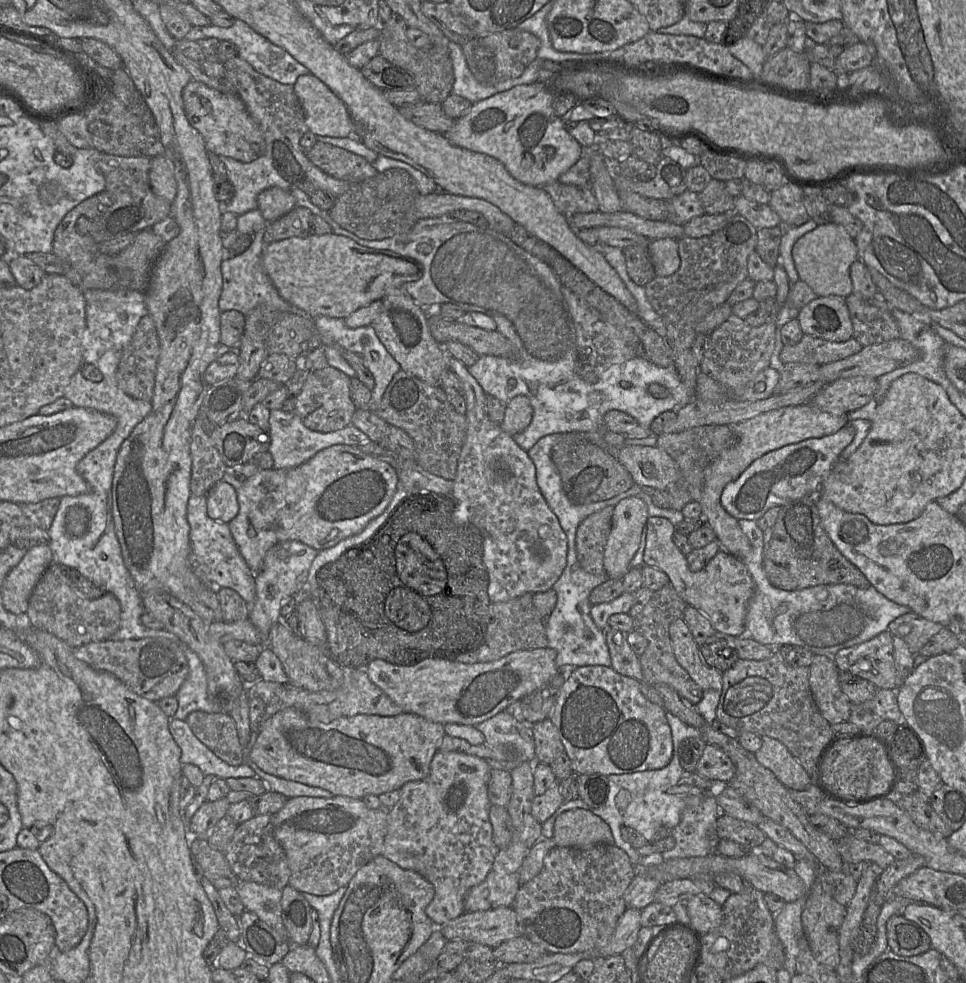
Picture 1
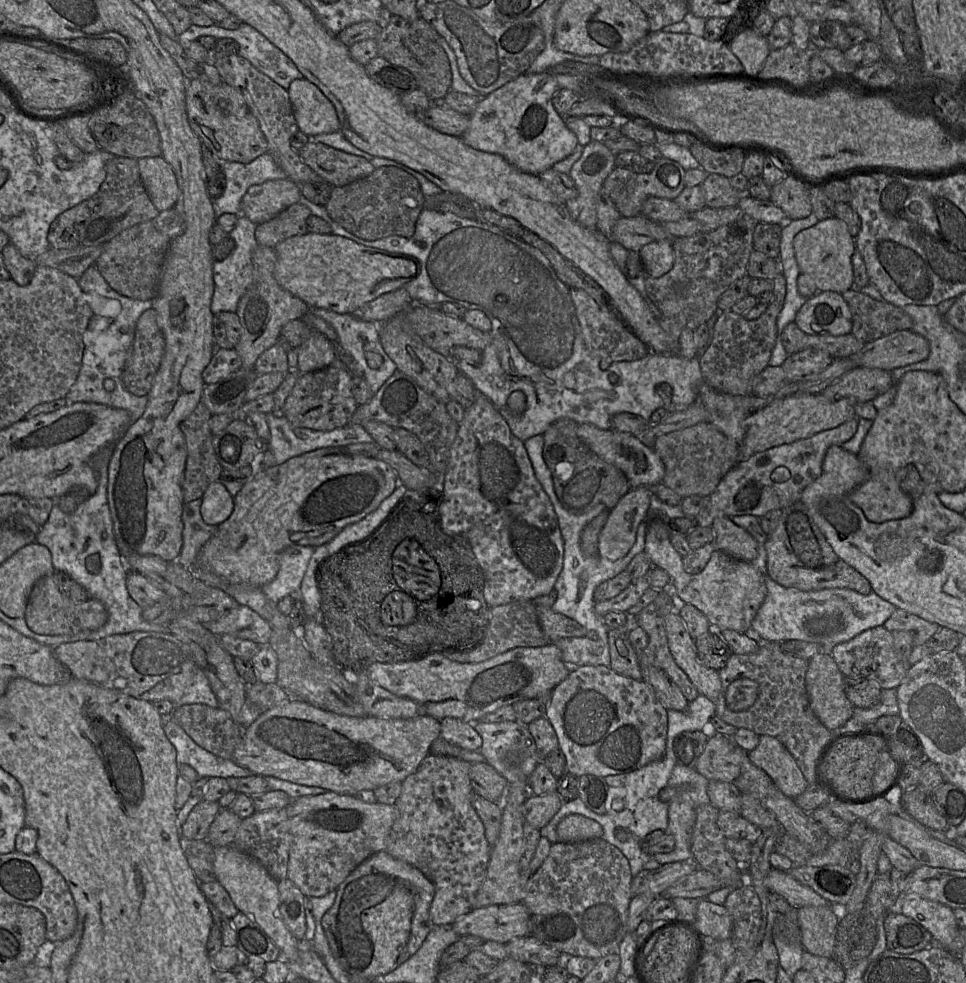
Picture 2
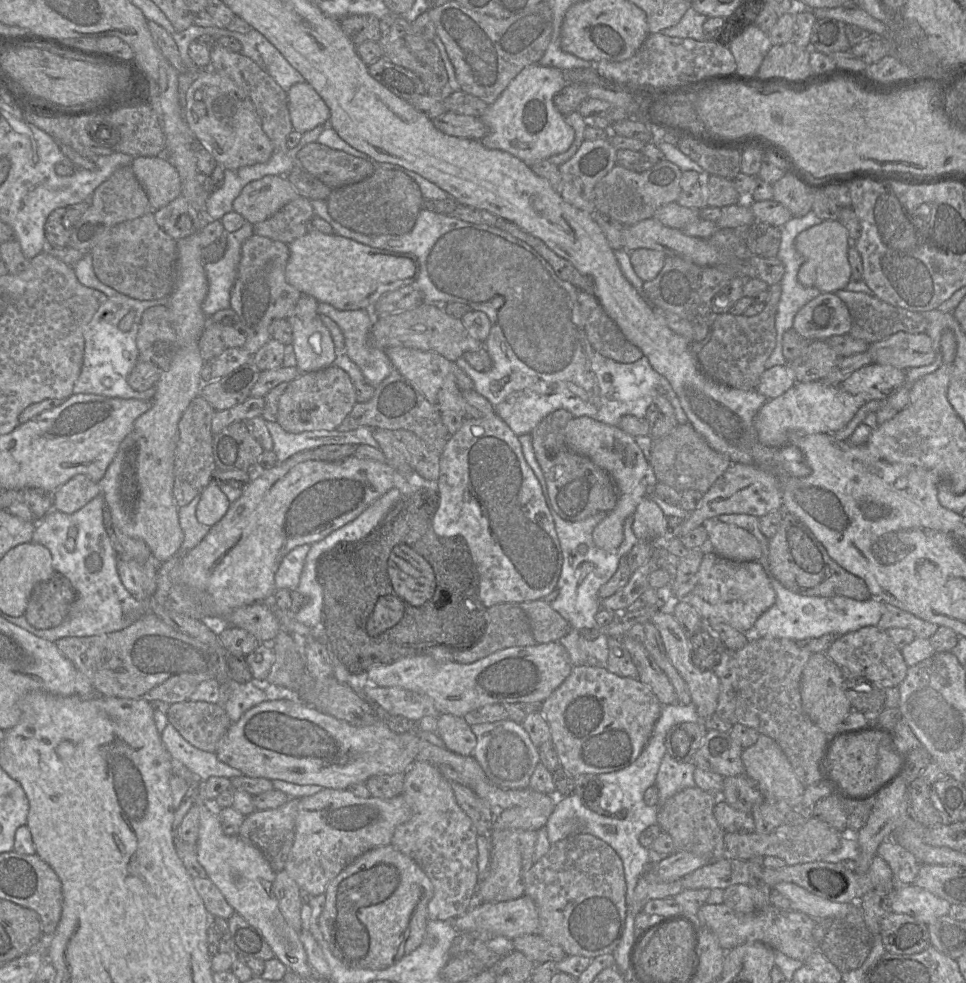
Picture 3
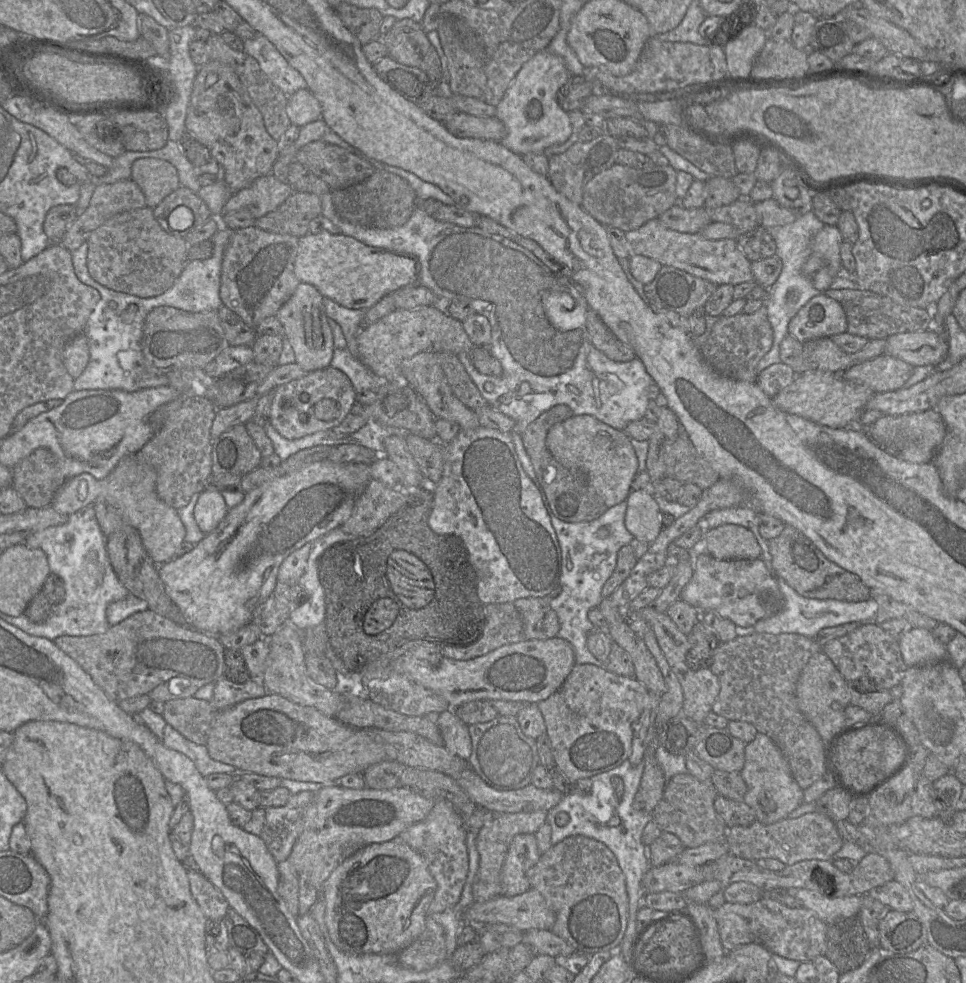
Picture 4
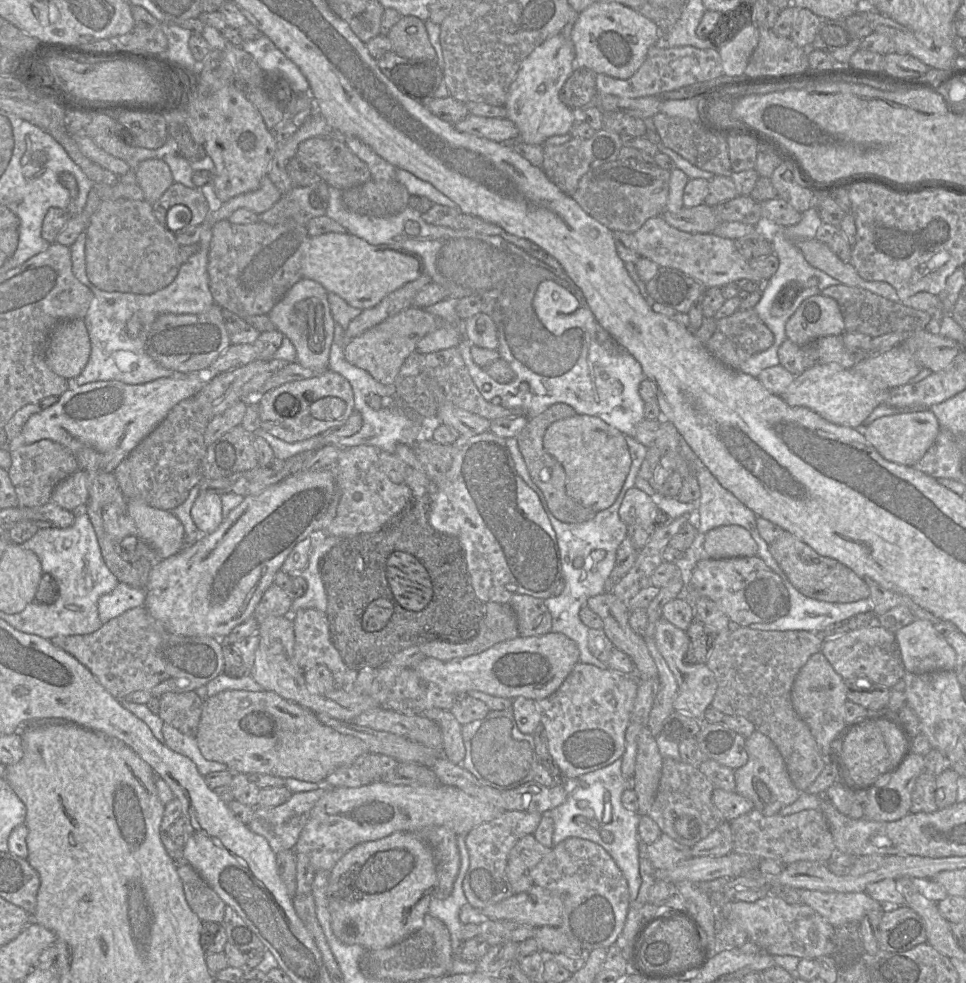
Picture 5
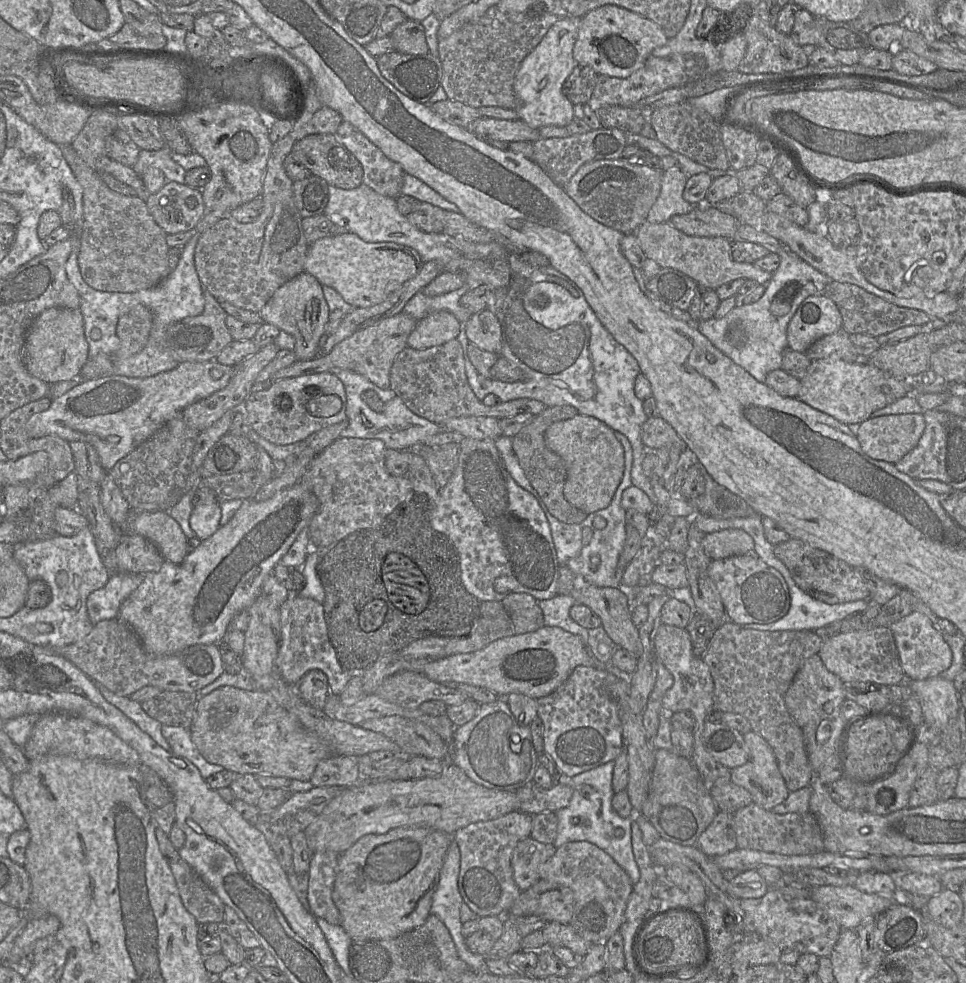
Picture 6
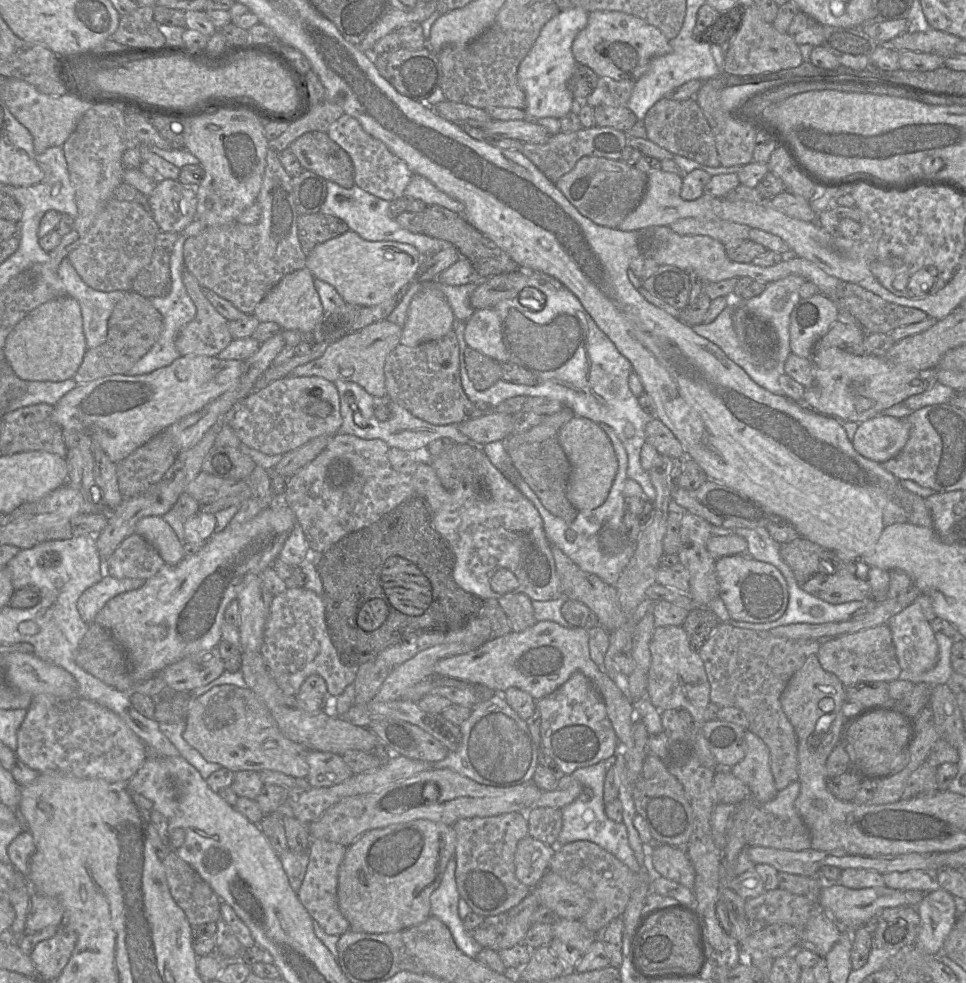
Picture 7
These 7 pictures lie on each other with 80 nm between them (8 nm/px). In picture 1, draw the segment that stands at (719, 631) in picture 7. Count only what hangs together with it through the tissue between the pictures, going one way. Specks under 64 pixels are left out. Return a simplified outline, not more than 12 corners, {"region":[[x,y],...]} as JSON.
{"region":[[739,658],[717,719],[777,739],[812,779],[834,734],[809,667]]}

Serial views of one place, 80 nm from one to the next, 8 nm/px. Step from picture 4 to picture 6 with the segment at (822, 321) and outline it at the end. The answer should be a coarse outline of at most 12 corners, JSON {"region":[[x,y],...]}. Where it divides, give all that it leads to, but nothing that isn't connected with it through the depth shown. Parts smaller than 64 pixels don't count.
{"region":[[809,296],[787,325],[787,347],[805,353],[841,328],[836,304]]}

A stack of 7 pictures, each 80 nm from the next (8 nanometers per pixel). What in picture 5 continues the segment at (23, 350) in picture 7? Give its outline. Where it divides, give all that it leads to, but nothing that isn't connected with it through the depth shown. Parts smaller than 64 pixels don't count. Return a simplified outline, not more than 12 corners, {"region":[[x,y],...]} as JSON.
{"region":[[83,319],[58,323],[45,360],[69,380],[86,366],[91,343]]}

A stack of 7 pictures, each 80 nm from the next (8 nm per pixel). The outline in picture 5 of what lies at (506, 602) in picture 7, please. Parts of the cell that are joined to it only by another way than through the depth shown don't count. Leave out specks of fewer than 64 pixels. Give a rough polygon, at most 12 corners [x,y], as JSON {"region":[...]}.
{"region":[[515,594],[509,605],[519,636],[552,630],[543,599]]}

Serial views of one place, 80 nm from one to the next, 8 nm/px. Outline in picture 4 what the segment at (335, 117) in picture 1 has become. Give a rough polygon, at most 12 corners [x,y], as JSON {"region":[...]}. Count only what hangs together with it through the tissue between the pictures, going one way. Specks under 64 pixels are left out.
{"region":[[308,89],[288,97],[286,113],[299,128],[321,119],[321,105]]}

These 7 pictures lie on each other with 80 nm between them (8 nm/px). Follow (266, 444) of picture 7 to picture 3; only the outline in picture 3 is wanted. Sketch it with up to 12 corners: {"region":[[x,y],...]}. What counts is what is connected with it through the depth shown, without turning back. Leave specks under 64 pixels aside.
{"region":[[347,372],[301,373],[279,398],[289,433],[336,430],[356,404]]}

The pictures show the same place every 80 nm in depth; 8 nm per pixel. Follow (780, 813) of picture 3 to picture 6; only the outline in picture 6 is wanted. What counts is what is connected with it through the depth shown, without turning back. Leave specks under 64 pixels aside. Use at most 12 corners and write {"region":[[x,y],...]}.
{"region":[[743,736],[749,760],[731,781],[771,811],[790,791],[767,741]]}

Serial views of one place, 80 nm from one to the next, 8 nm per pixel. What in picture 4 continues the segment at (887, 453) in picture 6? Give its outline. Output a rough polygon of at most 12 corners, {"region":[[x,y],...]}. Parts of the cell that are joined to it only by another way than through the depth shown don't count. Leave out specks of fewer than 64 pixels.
{"region":[[935,409],[882,416],[867,429],[887,453],[924,464],[945,437]]}

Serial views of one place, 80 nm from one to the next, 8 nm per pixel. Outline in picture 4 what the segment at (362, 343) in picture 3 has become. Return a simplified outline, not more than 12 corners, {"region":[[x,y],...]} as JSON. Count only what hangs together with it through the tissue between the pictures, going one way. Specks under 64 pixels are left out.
{"region":[[323,298],[328,318],[342,328],[347,350],[358,357],[365,311]]}

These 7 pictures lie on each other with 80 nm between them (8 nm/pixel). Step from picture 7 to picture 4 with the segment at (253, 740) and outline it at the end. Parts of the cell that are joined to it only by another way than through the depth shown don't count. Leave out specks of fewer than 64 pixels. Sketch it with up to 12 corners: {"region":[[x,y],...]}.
{"region":[[268,693],[217,711],[206,747],[242,772],[322,785],[384,746]]}

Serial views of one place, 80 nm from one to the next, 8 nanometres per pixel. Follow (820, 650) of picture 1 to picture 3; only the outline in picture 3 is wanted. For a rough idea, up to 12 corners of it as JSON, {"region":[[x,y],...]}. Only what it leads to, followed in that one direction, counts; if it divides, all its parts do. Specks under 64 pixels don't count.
{"region":[[722,514],[759,541],[776,593],[755,622],[760,637],[794,641],[877,626],[885,603],[871,597],[804,596],[772,574],[759,517]]}

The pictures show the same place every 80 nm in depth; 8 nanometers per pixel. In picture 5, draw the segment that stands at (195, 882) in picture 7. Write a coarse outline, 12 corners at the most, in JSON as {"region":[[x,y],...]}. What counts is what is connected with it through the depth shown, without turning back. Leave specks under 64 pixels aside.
{"region":[[190,865],[177,867],[201,921],[222,923],[224,901]]}

